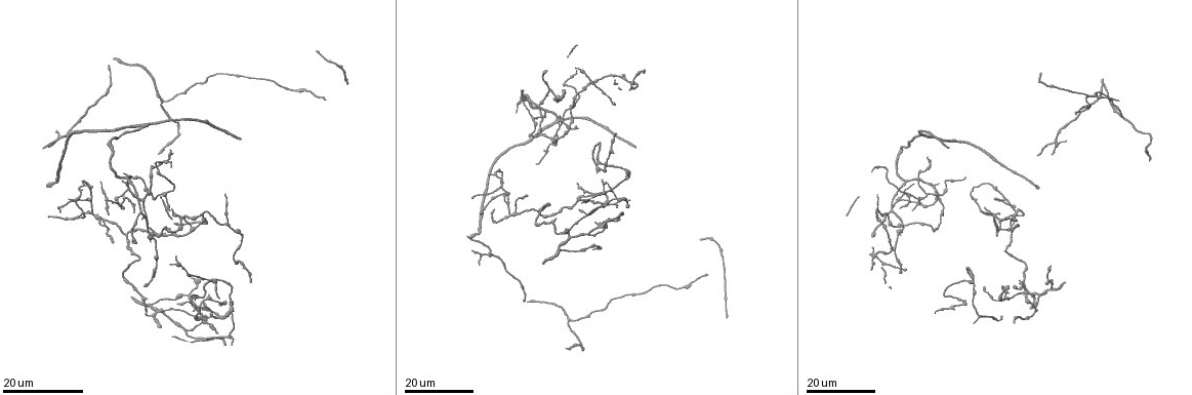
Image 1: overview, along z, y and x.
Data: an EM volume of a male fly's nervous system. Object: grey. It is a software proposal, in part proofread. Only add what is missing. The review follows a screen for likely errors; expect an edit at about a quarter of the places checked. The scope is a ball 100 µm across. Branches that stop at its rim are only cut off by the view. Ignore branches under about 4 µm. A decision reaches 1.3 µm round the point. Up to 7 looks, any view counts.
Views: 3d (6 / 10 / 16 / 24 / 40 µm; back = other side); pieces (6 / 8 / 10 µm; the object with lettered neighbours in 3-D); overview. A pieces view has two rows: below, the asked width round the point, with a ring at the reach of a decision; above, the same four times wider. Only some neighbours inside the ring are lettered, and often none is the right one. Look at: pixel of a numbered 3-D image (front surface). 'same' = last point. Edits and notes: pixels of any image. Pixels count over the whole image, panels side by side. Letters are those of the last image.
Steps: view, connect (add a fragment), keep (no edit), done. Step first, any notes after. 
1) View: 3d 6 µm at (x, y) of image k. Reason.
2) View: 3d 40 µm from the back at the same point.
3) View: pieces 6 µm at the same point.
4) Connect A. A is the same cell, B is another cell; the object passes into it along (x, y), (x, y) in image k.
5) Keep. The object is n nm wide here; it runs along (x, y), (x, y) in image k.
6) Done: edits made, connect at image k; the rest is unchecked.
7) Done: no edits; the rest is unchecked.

View: 3d 24 µm at (240, 140) of image 1. Long arm stops here.

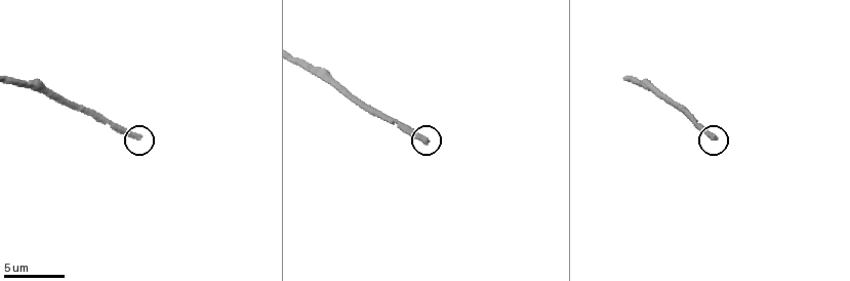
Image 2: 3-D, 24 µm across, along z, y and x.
View: pieces 10 µm at (140, 138) of image 2. What lies round it.

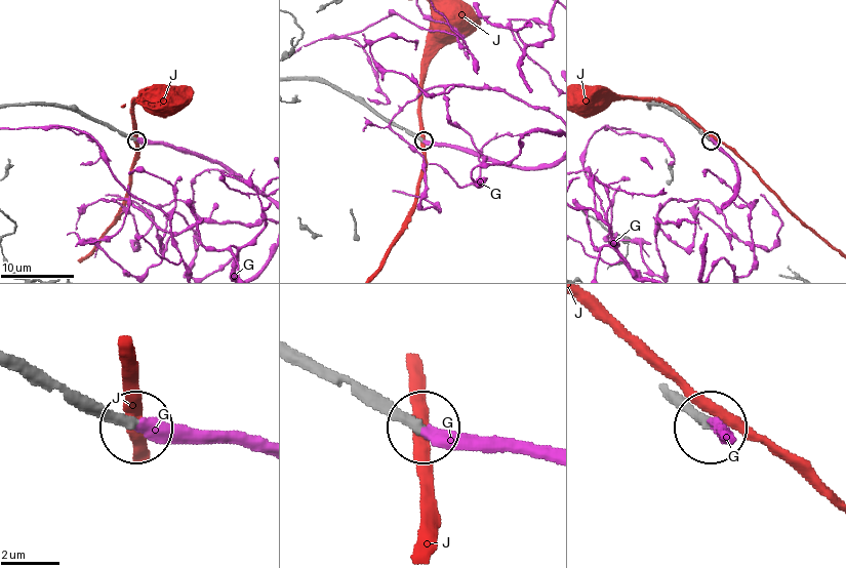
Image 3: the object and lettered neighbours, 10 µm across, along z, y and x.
Connect G. G is the same cell, J is another cell; the object passes into it along (345, 377), (387, 397), (426, 429), (548, 446) in image 3; it goes on there.

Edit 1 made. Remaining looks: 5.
View: 3d 24 µm at (536, 165) of image 1. End of a long branch.

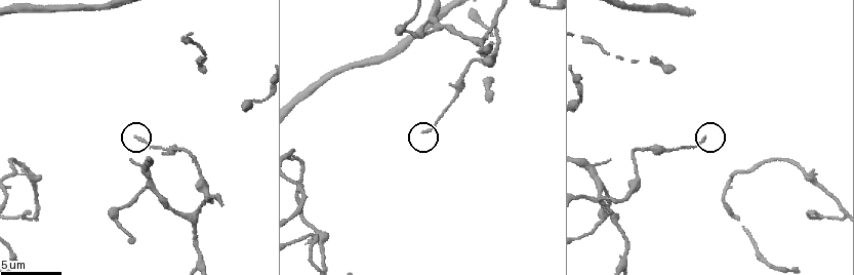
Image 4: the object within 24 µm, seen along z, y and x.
View: pieces 6 µm at (706, 137) of image 4.

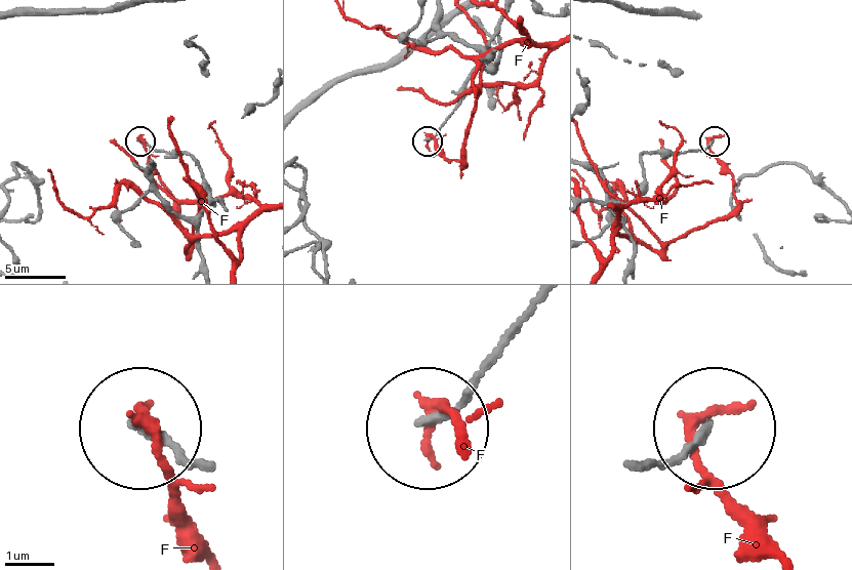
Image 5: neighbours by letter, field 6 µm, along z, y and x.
Keep. F is another cell; it runs along (542, 303), (485, 377), (429, 422) in image 5; none of them fits.

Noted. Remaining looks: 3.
View: 3d 16 µm at (318, 51) of image 1. End of a long branch.

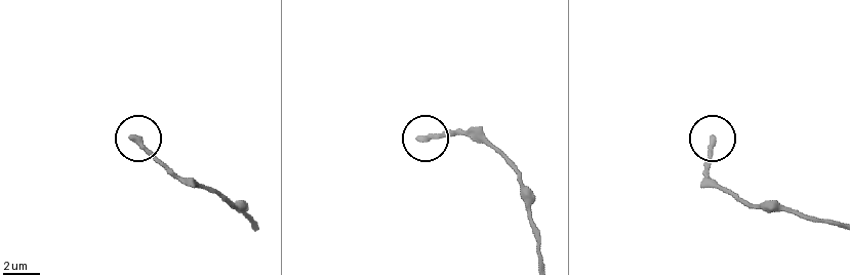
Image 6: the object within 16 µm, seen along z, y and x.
View: pieces 8 µm at (131, 136) of image 6.

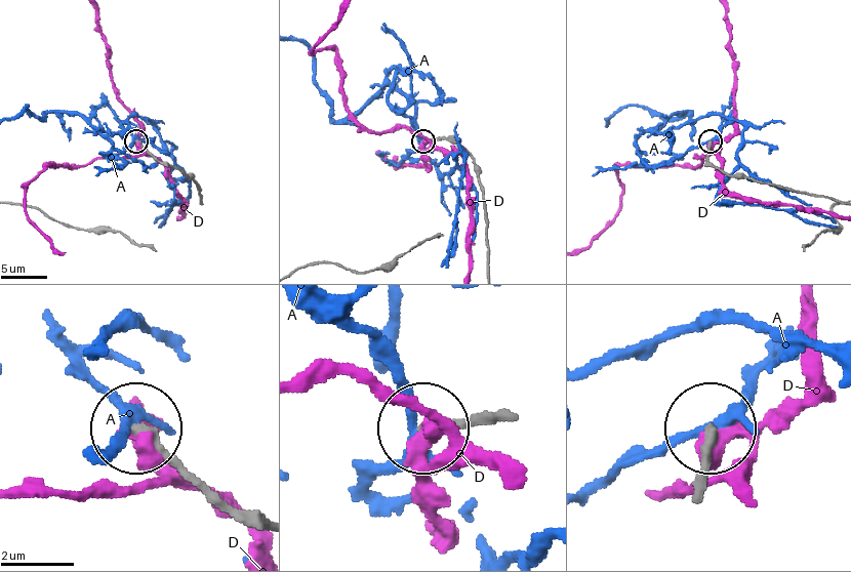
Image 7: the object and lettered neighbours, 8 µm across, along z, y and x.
Keep. The object is 320 nm wide here; A and D are other cells; none of them fits.

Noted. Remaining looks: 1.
Done: edits made, connect at image 3; the rest is unchecked.

